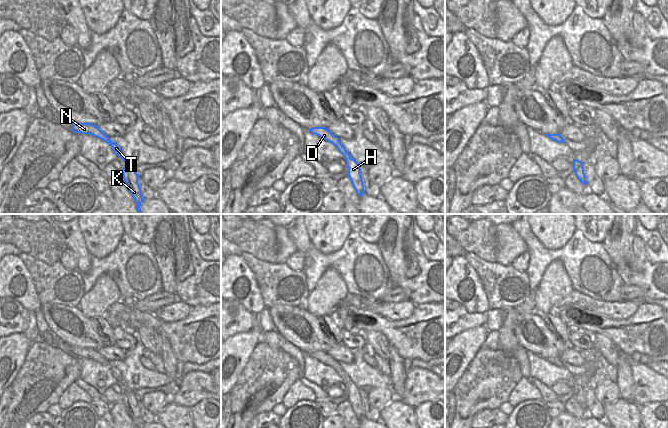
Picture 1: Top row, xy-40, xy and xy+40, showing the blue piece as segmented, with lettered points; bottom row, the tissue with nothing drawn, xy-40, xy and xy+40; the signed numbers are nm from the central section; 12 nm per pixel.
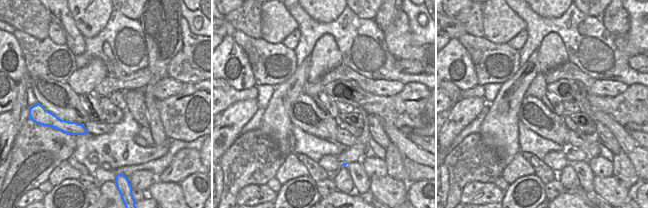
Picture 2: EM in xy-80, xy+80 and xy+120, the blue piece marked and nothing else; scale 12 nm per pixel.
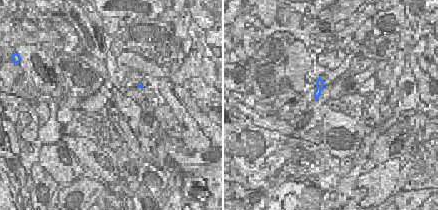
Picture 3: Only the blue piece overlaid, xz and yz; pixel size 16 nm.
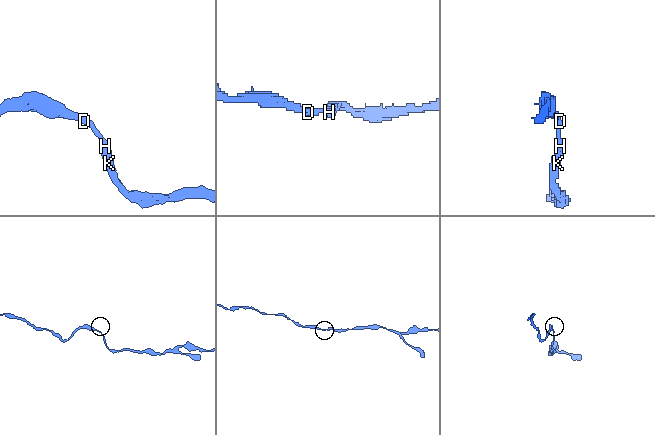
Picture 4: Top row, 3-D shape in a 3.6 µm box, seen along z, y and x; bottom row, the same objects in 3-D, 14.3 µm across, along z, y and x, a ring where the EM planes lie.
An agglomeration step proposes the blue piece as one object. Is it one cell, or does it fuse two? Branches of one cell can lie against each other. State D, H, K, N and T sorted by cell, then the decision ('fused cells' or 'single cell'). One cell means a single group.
groups D H K N T; single cell

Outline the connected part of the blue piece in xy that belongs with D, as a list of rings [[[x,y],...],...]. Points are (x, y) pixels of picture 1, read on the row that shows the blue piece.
[[[313,127],[307,130],[337,147],[339,152],[344,156],[344,160],[346,161],[346,167],[348,168],[347,177],[350,179],[358,196],[360,197],[363,195],[364,183],[361,178],[359,164],[350,156],[345,147],[339,141],[339,138],[333,135],[327,128],[324,127]]]

